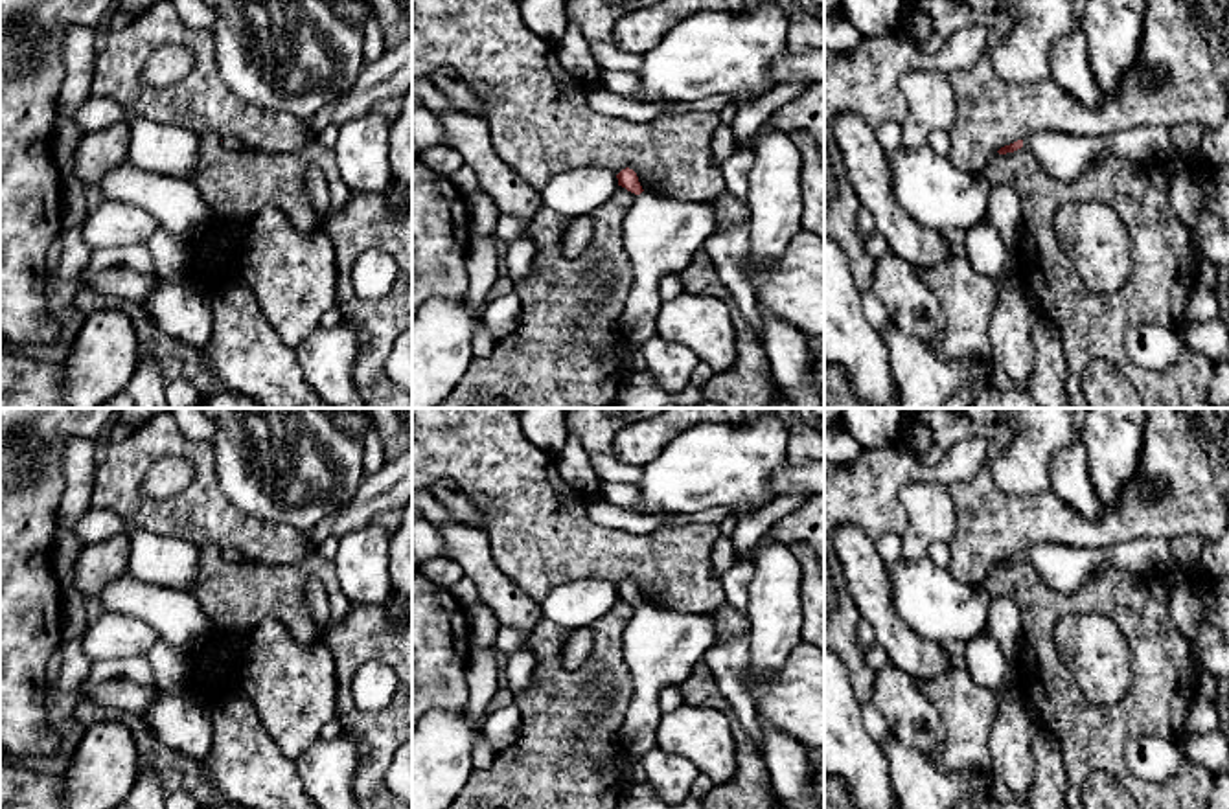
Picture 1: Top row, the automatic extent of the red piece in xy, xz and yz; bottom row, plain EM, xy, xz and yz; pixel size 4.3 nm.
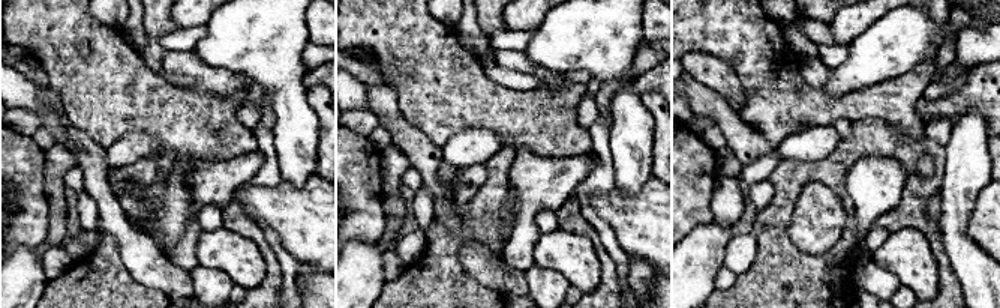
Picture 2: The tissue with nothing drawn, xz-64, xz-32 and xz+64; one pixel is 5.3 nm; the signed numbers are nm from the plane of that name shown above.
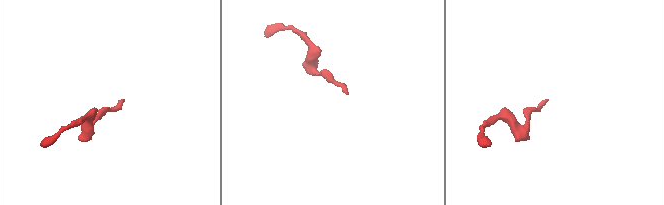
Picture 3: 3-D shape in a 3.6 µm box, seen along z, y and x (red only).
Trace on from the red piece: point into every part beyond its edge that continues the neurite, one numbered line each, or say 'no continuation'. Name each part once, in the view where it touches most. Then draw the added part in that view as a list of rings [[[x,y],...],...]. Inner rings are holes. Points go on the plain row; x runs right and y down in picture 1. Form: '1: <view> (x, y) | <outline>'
1: xz (661, 648) | [[[649,603],[635,609],[622,636],[622,655],[631,673],[631,697],[618,730],[618,746],[633,756],[642,756],[657,746],[655,732],[660,723],[659,695],[666,686],[679,686],[716,644],[716,623],[708,614],[681,614],[662,610]]]

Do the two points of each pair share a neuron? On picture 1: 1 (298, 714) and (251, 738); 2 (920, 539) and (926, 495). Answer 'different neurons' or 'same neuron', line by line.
1: different neurons
2: same neuron

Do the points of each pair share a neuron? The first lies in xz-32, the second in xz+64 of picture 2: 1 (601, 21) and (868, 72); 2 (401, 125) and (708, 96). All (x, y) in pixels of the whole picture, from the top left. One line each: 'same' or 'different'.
1: same
2: same

